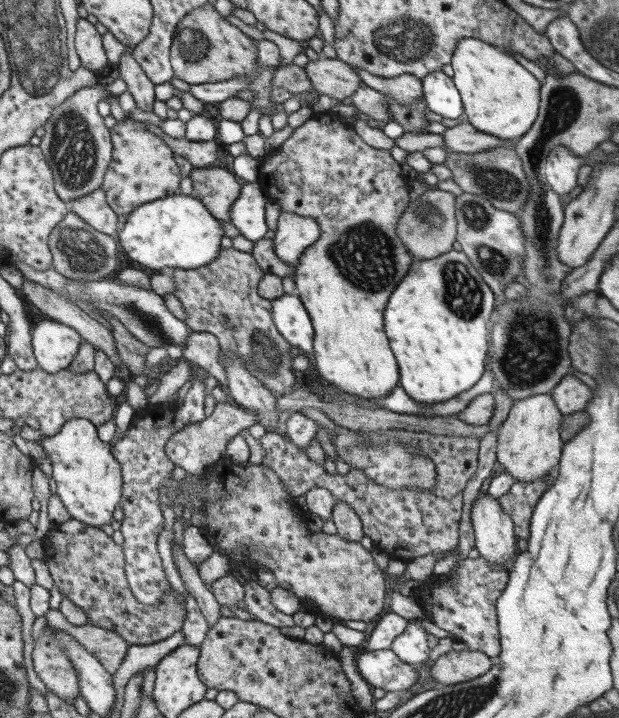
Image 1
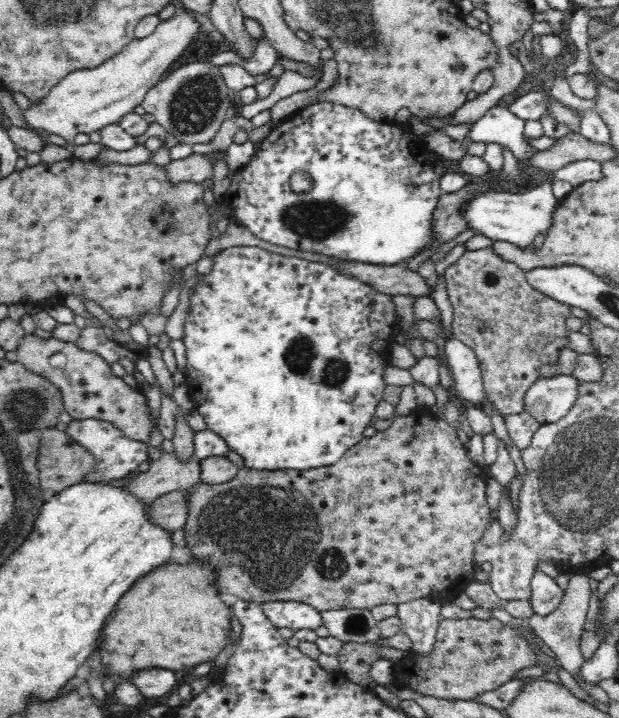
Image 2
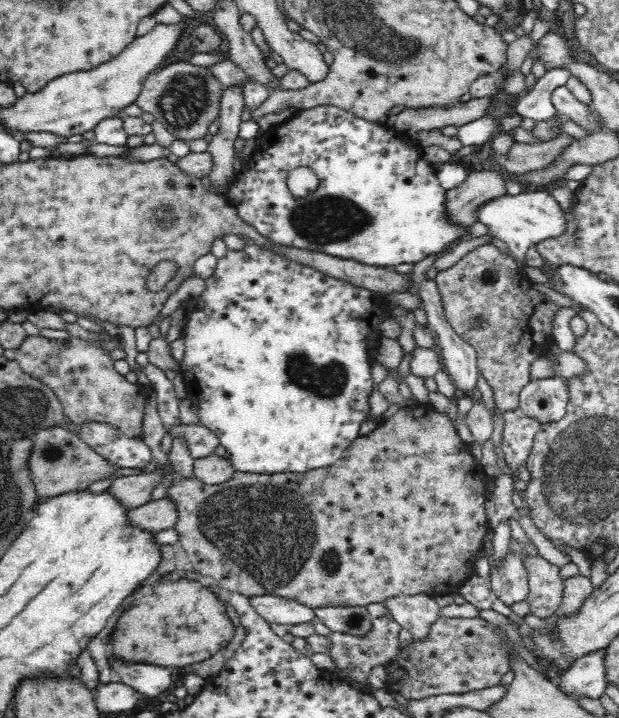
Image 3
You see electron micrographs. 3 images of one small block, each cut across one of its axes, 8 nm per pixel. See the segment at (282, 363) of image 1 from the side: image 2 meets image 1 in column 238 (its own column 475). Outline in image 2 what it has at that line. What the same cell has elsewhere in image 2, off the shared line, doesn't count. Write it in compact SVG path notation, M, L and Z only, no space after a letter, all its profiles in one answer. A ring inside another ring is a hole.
M491 246L467 250L445 270L444 277L453 308L453 336L476 353L485 388L485 403L491 404L503 417L524 412L524 394L536 380L543 378L539 375L540 366L554 364L560 351L570 346L566 320L572 316L571 306L536 291L527 281L526 272L517 264L502 260Z

